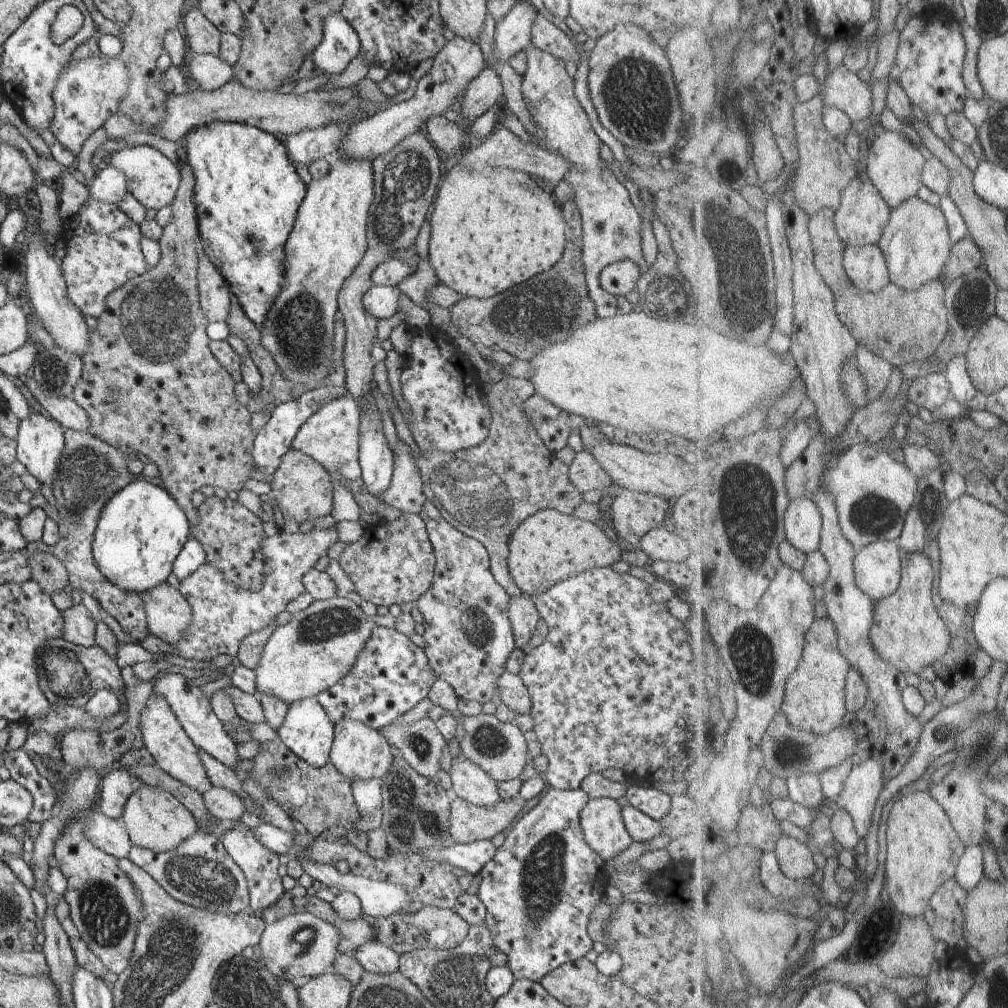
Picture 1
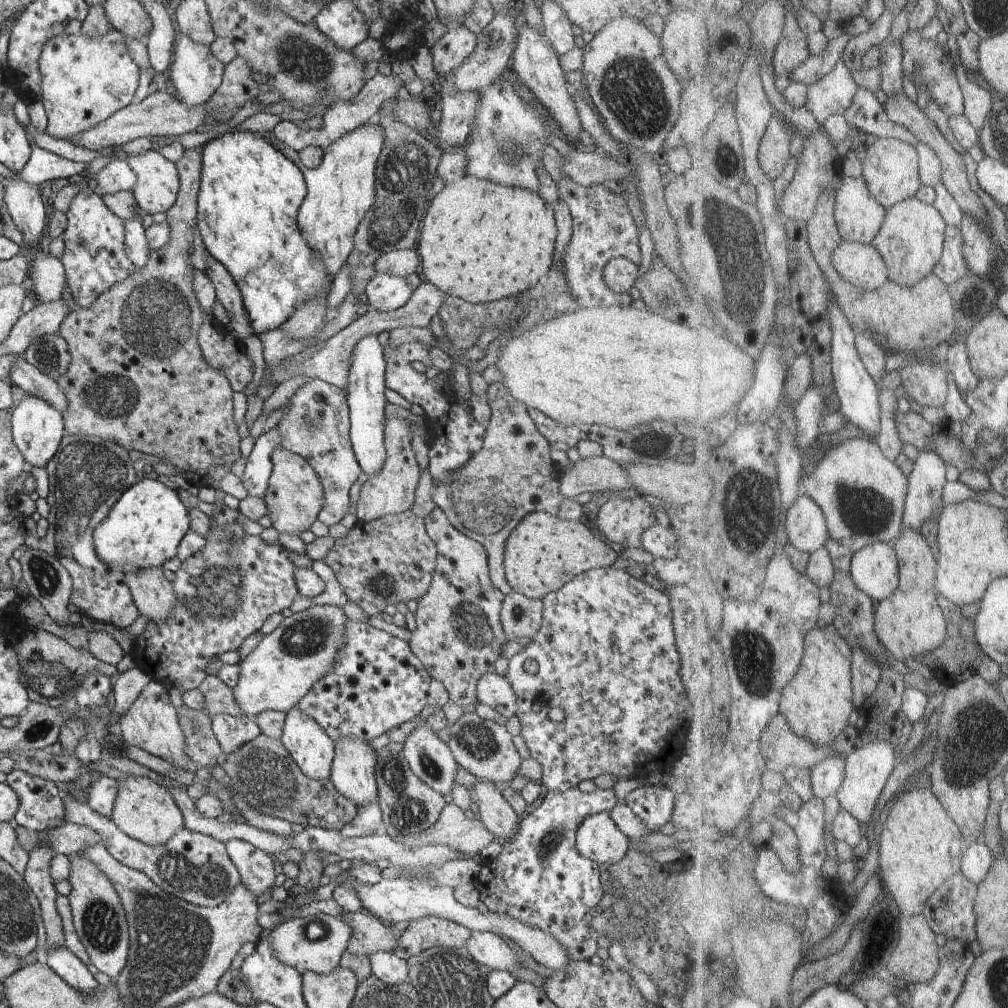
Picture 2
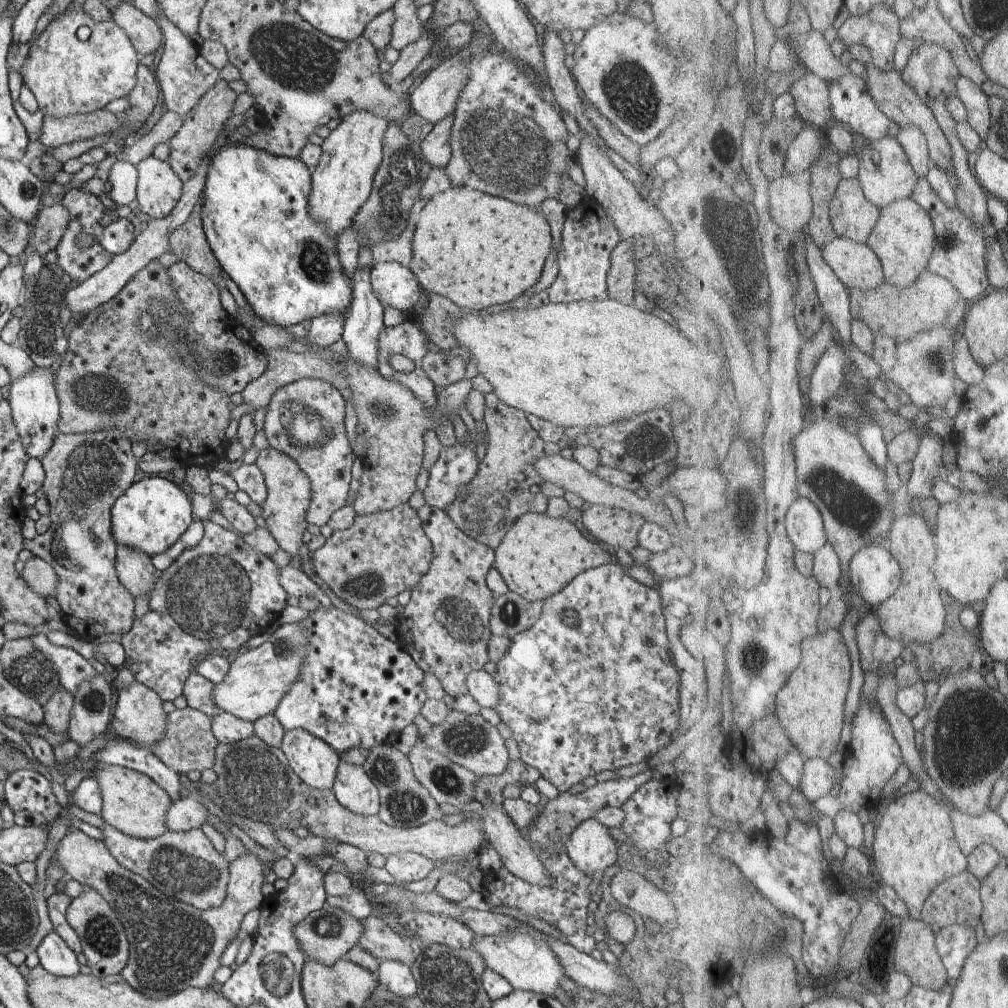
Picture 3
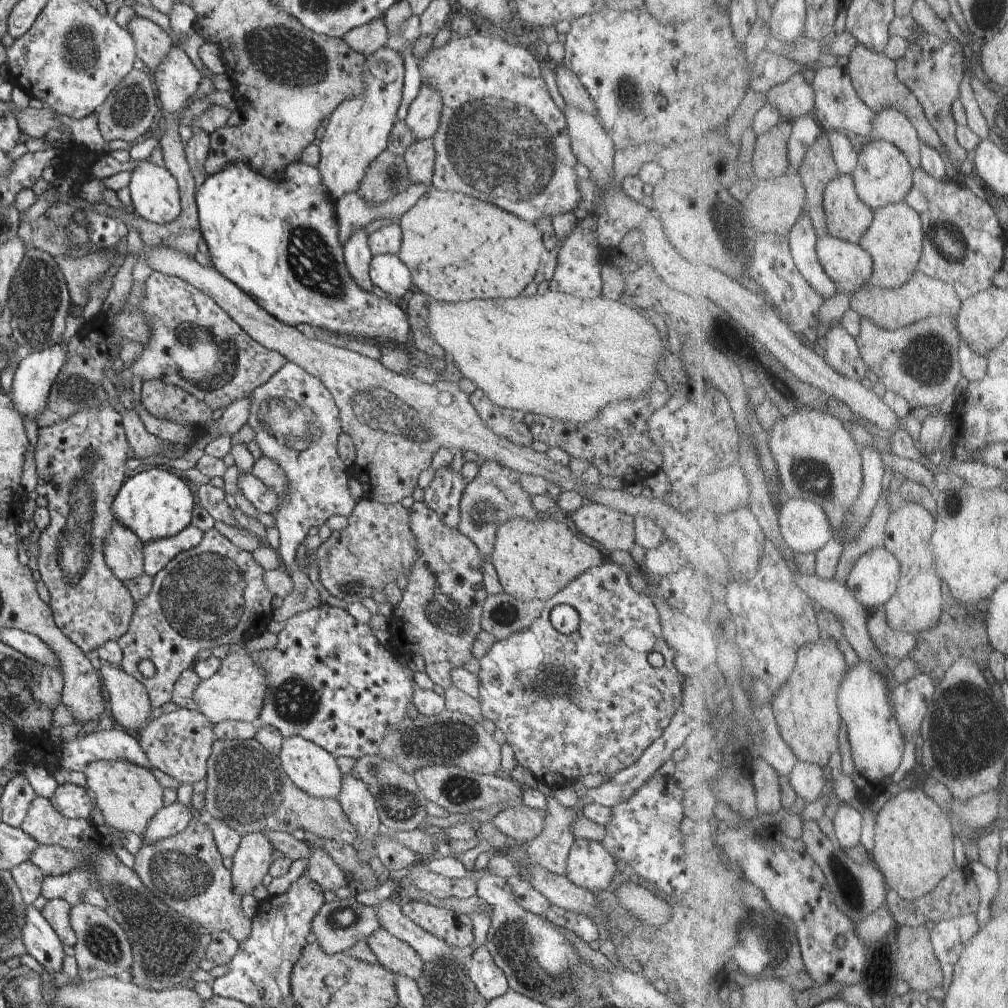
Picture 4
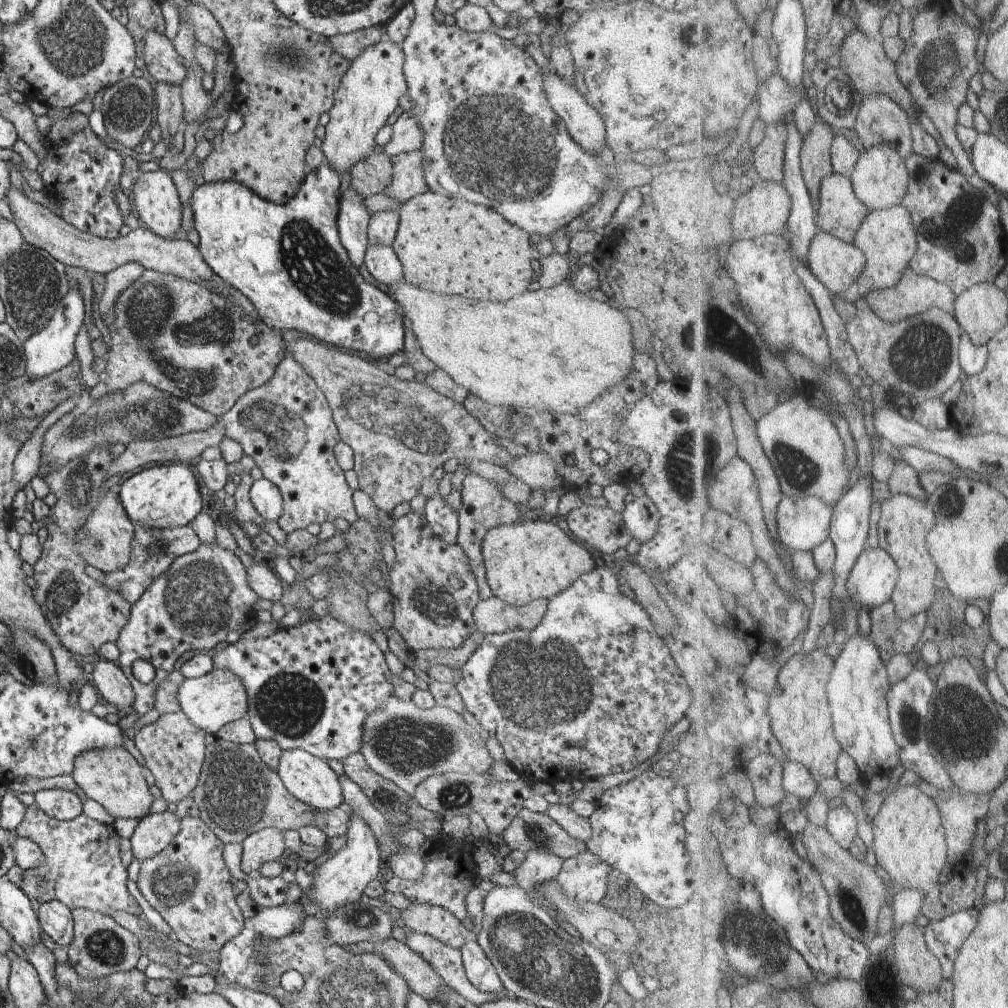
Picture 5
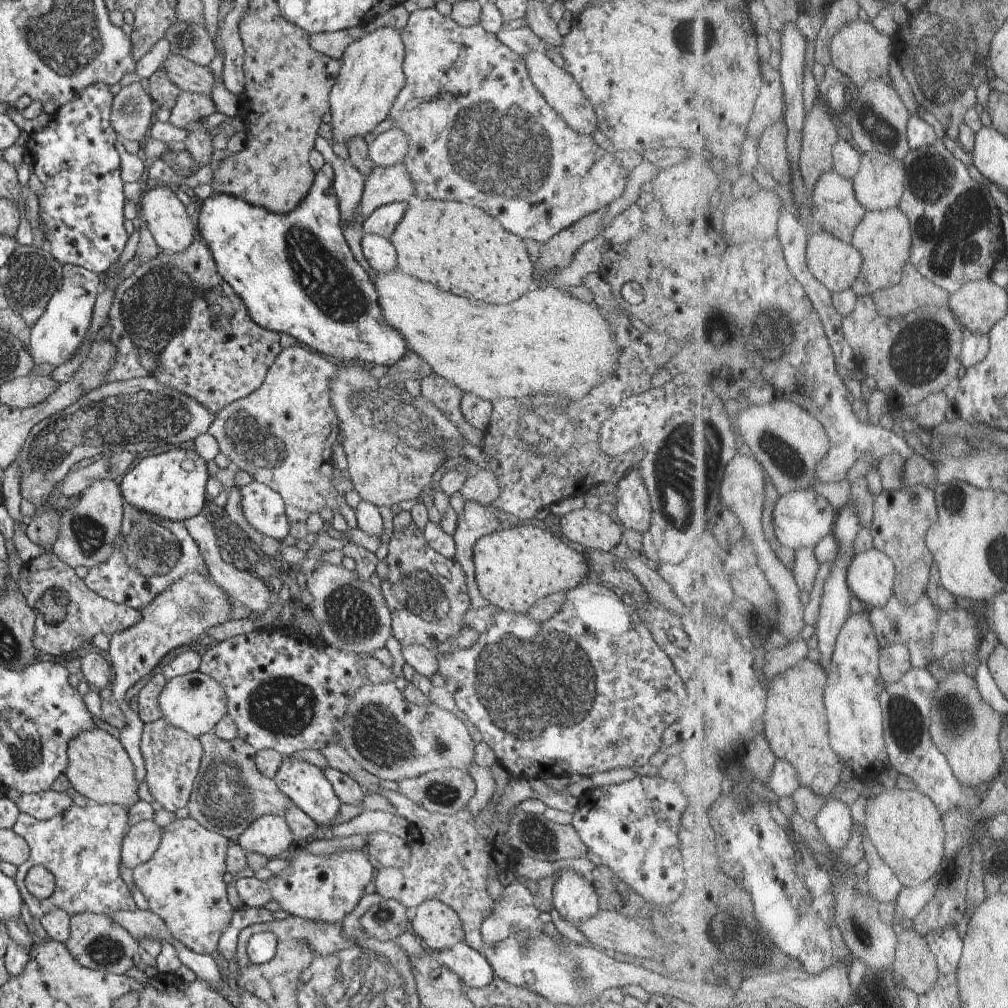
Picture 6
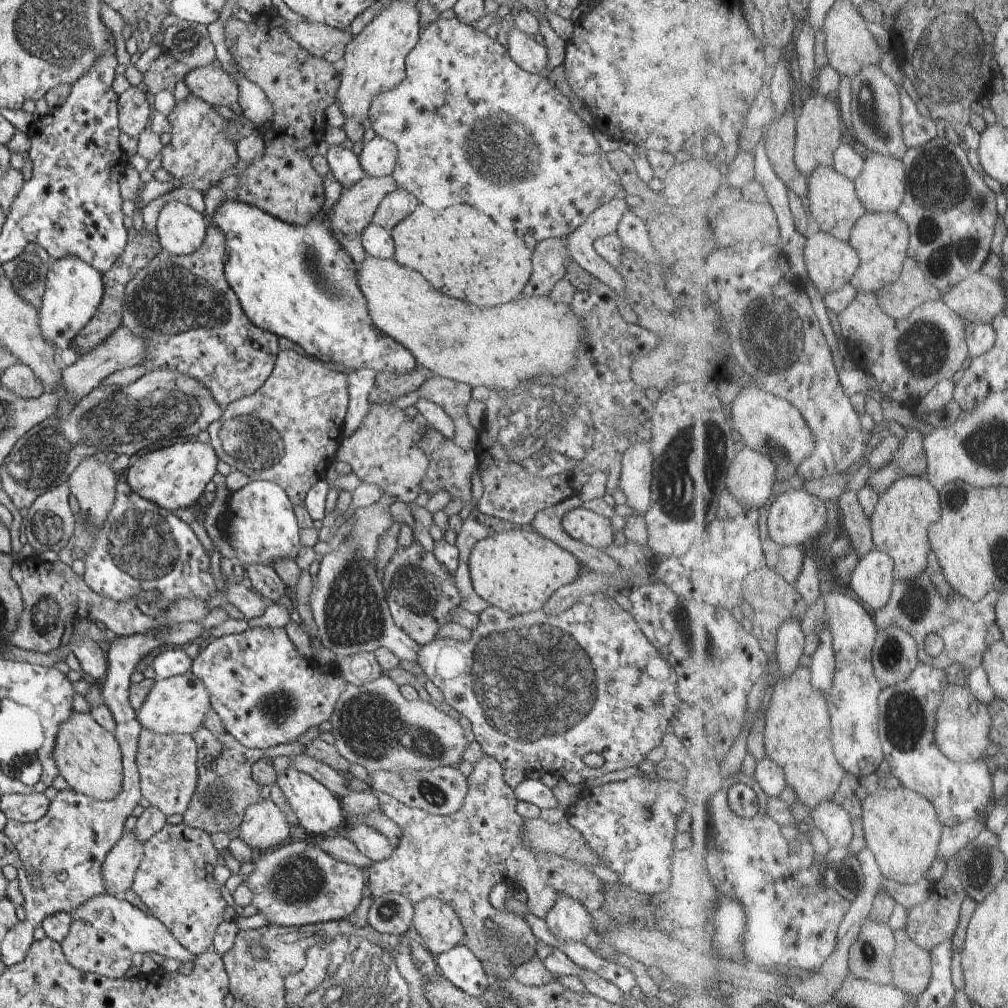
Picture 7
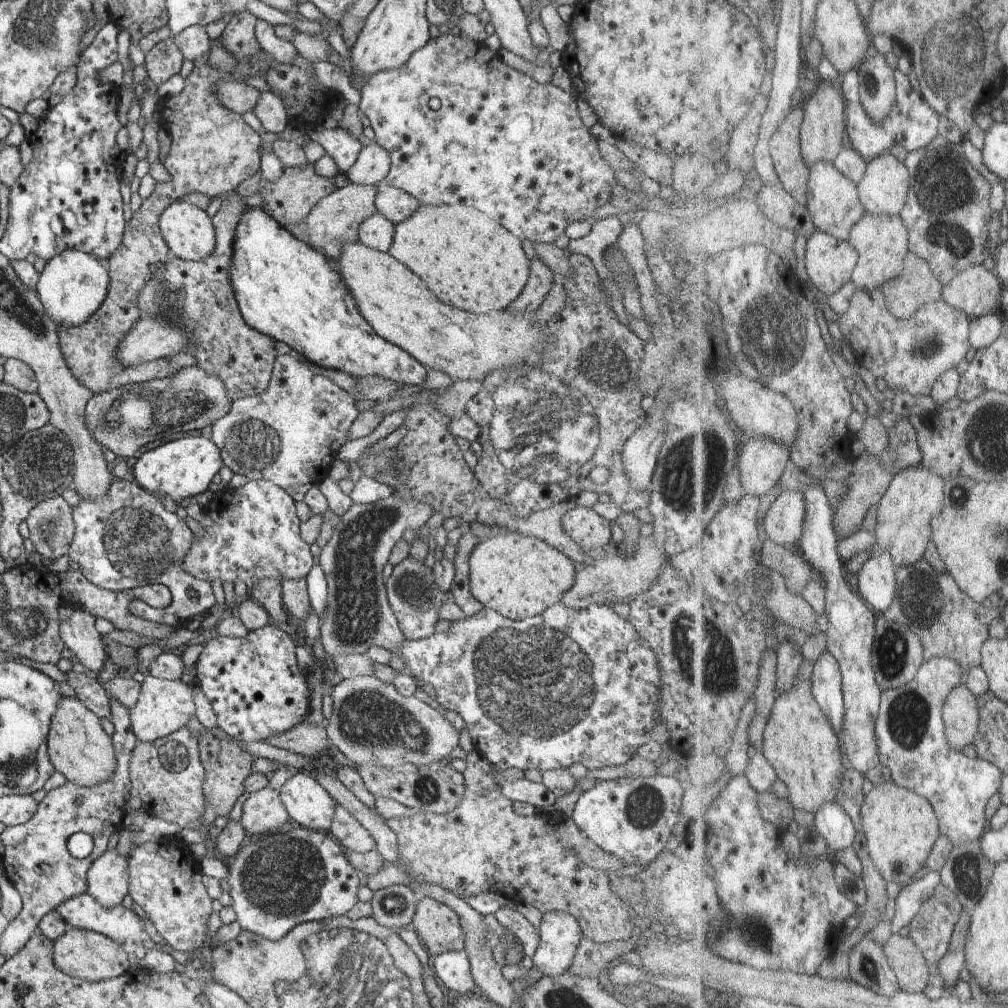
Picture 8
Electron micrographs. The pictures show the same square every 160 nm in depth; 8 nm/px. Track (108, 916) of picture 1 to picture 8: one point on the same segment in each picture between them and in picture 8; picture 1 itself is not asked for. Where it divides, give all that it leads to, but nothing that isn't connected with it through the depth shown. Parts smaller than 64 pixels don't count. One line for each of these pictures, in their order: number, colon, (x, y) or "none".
2: (100, 922)
3: (104, 942)
4: (102, 949)
5: (100, 947)
6: (98, 942)
7: (85, 947)
8: (85, 954)

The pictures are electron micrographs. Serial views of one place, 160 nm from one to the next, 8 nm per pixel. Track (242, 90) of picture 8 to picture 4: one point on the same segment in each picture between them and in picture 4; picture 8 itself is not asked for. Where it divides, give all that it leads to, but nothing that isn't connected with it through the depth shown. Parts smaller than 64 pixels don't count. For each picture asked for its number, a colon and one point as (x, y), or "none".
4: (152, 43)
5: (164, 64)
6: (187, 75)
7: (212, 84)

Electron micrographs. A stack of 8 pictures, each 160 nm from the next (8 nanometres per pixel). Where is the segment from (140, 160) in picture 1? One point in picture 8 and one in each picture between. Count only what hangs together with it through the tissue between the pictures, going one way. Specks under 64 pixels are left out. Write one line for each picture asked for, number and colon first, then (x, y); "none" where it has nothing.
2: (157, 186)
3: (158, 188)
4: (155, 194)
5: (155, 200)
6: (166, 217)
7: (181, 230)
8: (188, 231)

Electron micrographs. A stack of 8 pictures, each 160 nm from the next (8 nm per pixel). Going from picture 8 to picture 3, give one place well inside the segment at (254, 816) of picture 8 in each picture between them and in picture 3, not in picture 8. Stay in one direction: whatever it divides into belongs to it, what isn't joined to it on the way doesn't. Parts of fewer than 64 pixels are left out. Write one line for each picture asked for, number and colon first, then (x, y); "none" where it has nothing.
3: (173, 945)
4: (251, 862)
5: (267, 844)
6: (268, 835)
7: (264, 826)

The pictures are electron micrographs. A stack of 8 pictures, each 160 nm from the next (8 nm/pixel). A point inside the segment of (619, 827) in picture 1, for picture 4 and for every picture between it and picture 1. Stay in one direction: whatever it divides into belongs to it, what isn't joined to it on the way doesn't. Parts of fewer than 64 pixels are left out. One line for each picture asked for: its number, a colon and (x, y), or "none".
2: (597, 838)
3: (591, 847)
4: (589, 864)

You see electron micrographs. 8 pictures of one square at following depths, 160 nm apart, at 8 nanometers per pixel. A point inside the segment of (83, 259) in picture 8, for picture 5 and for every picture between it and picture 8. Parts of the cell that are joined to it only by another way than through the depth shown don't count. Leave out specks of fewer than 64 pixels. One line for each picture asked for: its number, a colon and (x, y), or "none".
5: (52, 348)
6: (54, 337)
7: (74, 290)

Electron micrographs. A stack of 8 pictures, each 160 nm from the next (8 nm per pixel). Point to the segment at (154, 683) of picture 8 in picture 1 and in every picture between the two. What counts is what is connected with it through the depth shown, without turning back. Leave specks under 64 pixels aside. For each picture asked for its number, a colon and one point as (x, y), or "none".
1: (321, 643)
2: (280, 671)
3: (257, 680)
4: (236, 692)
5: (217, 698)
6: (194, 702)
7: (179, 704)

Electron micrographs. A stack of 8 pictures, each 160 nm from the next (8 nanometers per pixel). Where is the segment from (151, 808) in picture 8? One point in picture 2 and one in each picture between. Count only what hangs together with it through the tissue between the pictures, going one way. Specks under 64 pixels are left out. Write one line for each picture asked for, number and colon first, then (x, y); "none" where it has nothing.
2: (202, 747)
3: (188, 744)
4: (179, 743)
5: (173, 748)
6: (172, 756)
7: (167, 763)

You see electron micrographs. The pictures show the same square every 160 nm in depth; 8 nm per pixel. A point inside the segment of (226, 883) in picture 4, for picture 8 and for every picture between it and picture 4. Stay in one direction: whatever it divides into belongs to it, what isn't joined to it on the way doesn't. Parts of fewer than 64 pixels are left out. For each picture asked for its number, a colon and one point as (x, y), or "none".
5: (188, 882)
6: (184, 884)
7: (174, 879)
8: (165, 879)

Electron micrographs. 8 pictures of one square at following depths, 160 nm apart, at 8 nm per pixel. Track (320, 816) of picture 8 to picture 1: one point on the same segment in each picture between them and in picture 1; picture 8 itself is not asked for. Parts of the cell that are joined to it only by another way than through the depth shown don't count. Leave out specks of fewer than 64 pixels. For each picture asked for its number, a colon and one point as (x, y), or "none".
1: (307, 730)
2: (312, 751)
3: (311, 758)
4: (311, 768)
5: (309, 778)
6: (304, 783)
7: (318, 810)

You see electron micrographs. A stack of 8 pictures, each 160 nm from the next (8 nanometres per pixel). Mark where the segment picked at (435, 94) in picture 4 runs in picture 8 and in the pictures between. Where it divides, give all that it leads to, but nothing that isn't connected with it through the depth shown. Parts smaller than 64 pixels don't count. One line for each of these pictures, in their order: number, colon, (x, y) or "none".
5: (407, 136)
6: (391, 147)
7: (378, 157)
8: (373, 163)

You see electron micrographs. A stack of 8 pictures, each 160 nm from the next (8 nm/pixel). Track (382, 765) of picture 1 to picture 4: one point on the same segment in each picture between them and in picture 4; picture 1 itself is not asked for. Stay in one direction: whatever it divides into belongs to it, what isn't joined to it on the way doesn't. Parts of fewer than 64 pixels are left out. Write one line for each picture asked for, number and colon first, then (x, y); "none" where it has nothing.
2: (353, 773)
3: (354, 789)
4: (357, 802)

